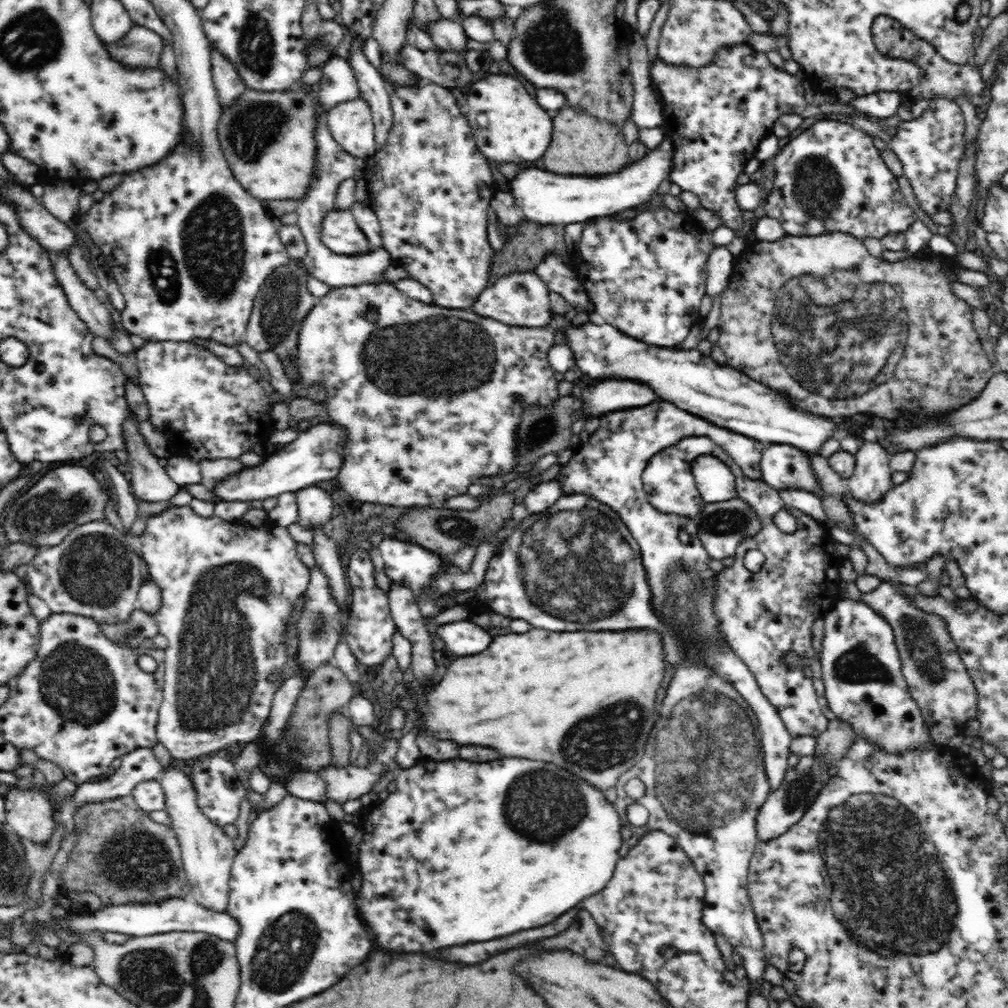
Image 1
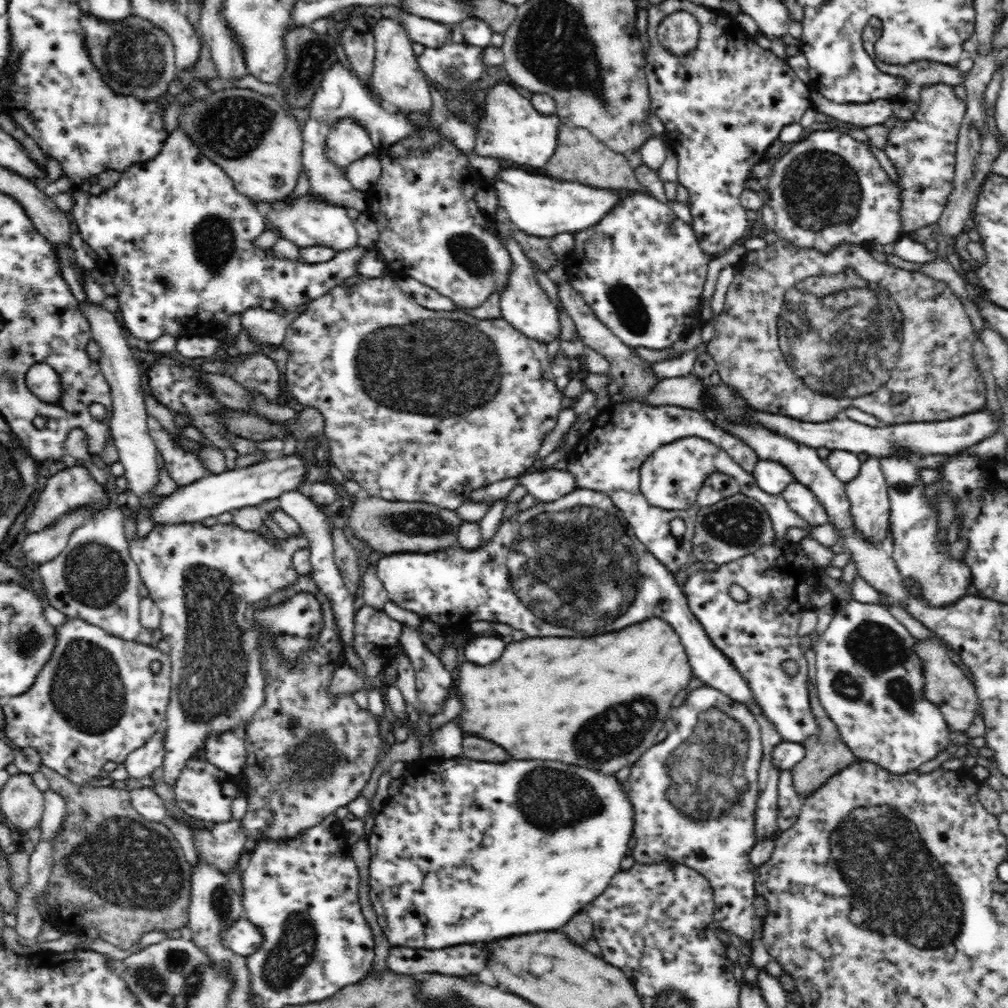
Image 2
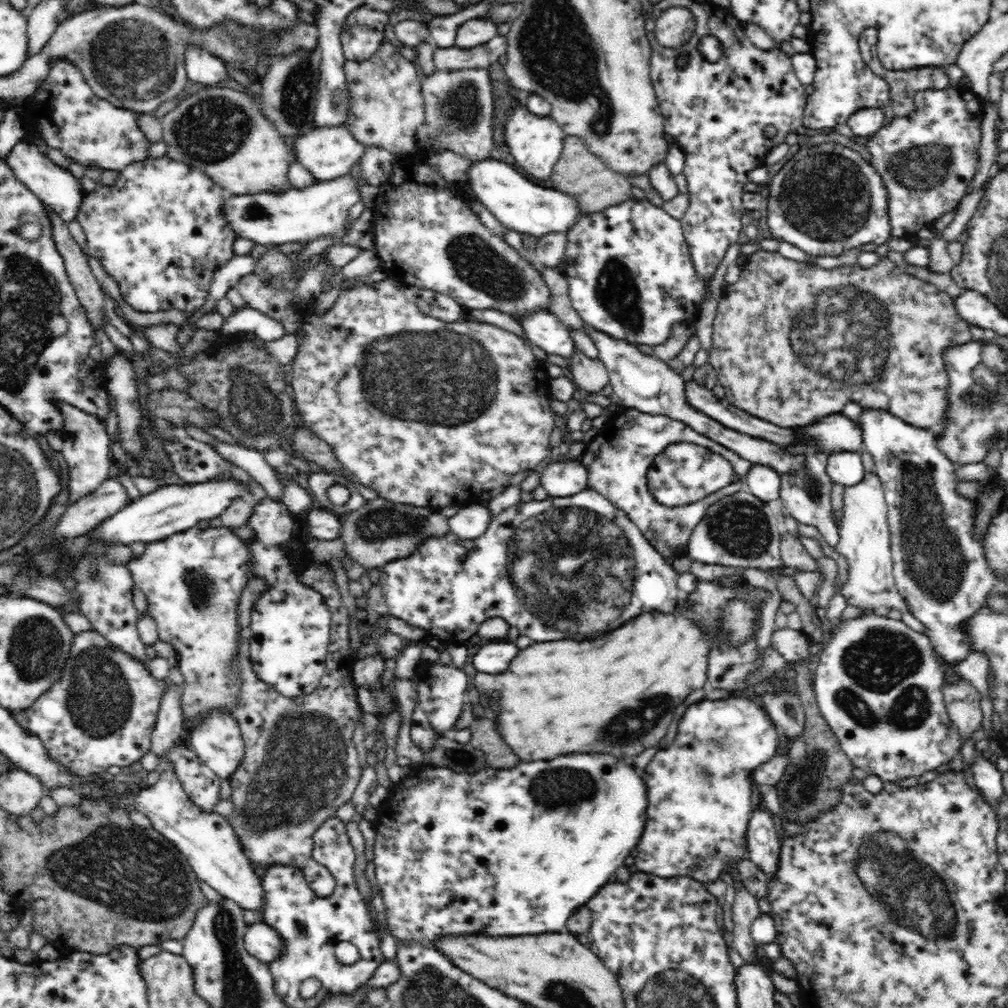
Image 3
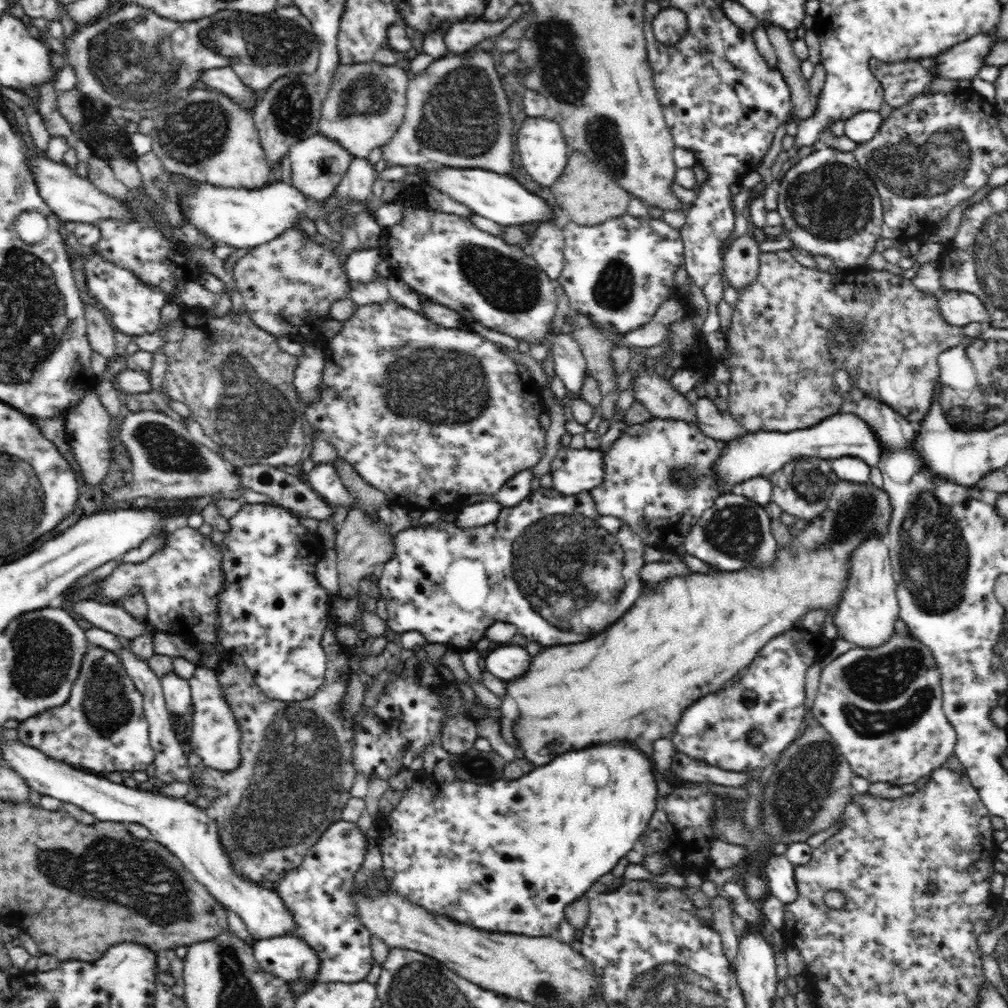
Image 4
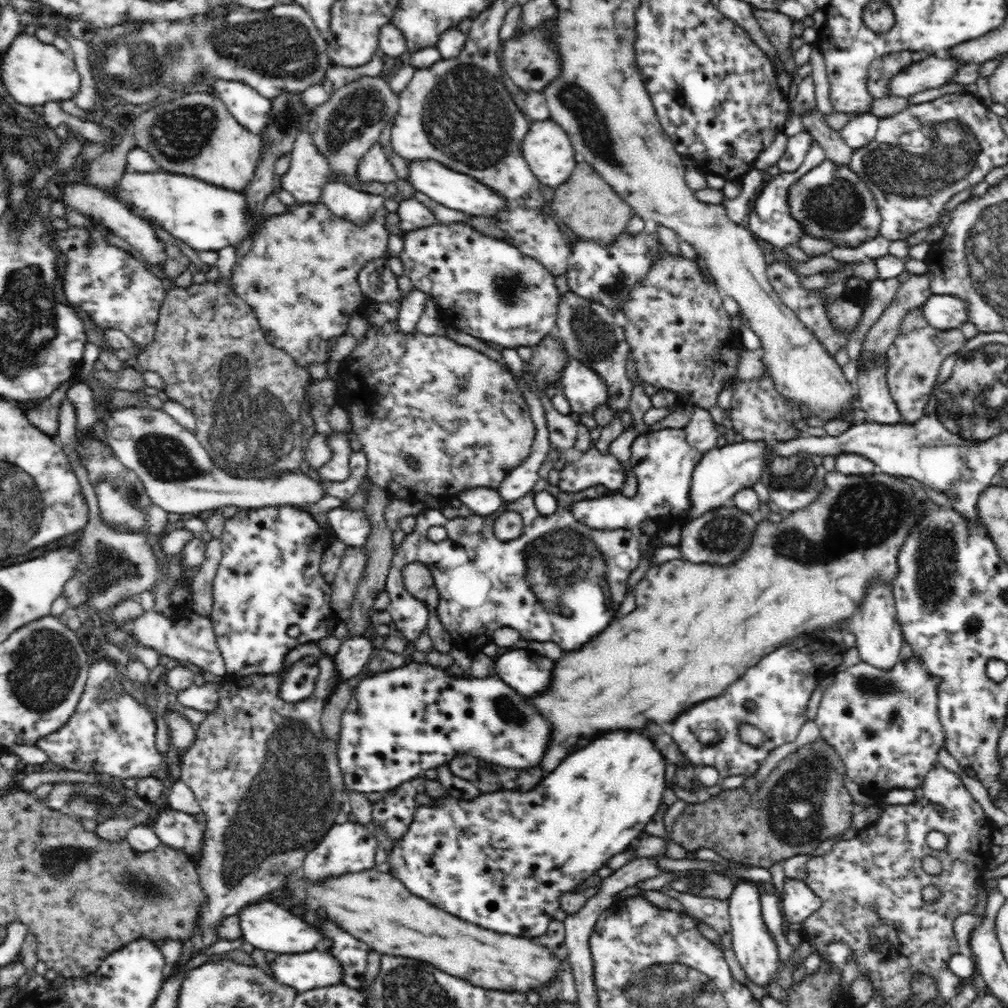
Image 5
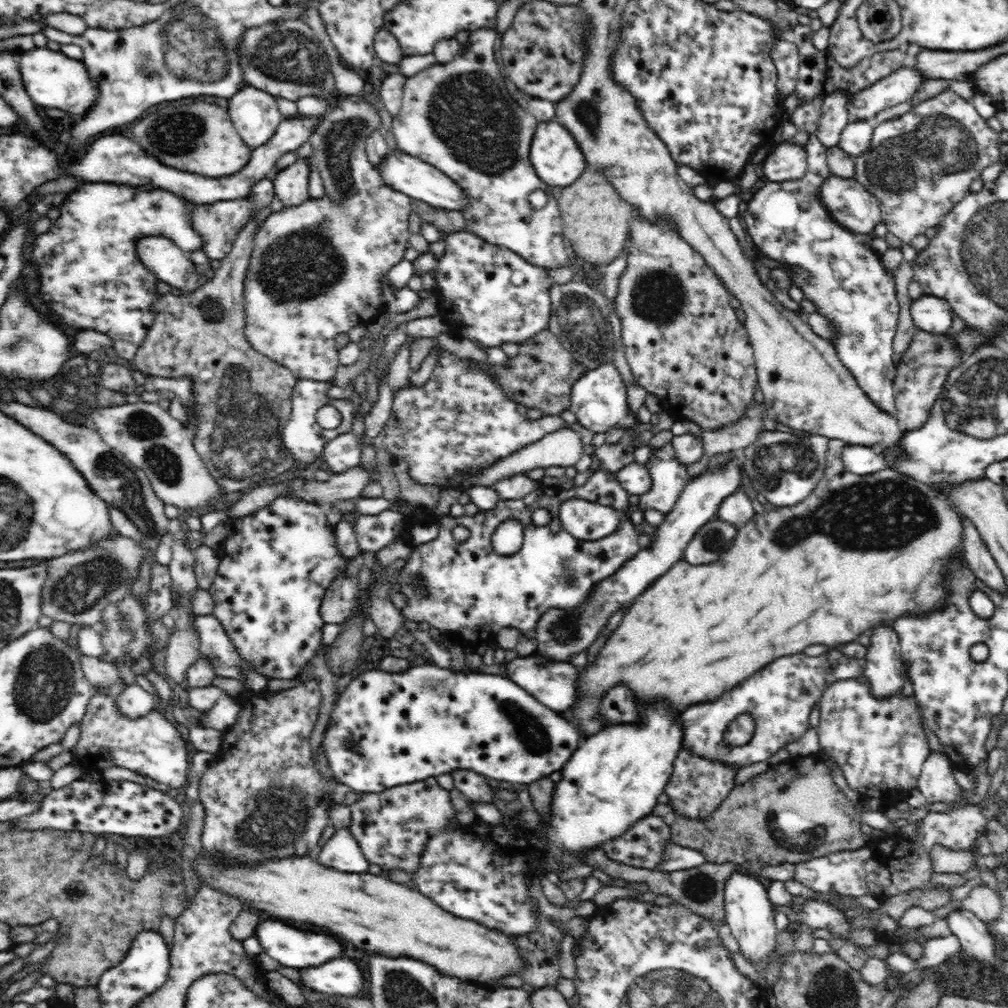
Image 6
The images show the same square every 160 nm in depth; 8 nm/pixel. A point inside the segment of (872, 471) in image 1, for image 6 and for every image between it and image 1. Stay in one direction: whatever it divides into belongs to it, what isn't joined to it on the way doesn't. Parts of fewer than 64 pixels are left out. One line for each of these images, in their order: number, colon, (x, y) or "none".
2: (869, 507)
3: (864, 531)
4: (868, 609)
5: (879, 636)
6: (883, 669)

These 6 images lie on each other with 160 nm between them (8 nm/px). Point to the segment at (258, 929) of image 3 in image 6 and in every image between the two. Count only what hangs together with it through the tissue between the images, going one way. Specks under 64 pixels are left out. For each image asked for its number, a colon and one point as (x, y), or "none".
4: (288, 957)
5: (303, 971)
6: (342, 977)

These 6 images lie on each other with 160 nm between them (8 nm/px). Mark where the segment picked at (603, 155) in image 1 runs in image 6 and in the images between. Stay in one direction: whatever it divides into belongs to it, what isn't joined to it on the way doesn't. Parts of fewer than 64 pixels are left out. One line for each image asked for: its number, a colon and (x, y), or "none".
2: (581, 157)
3: (583, 175)
4: (590, 197)
5: (589, 206)
6: (596, 220)

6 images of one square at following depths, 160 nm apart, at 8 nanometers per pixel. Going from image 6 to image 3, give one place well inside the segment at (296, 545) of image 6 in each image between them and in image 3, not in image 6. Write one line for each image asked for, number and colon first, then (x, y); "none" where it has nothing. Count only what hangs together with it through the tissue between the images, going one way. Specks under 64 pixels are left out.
3: (290, 627)
4: (272, 610)
5: (269, 596)

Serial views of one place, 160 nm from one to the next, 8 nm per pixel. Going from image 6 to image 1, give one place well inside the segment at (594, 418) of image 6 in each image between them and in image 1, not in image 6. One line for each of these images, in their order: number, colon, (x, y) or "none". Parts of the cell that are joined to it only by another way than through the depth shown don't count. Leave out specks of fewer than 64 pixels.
1: (520, 298)
2: (524, 305)
3: (543, 329)
4: (569, 362)
5: (584, 389)

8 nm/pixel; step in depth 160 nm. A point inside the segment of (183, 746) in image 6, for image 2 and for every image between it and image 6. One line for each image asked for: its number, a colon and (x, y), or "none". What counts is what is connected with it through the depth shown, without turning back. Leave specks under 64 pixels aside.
2: (96, 700)
3: (101, 713)
4: (101, 728)
5: (110, 732)

